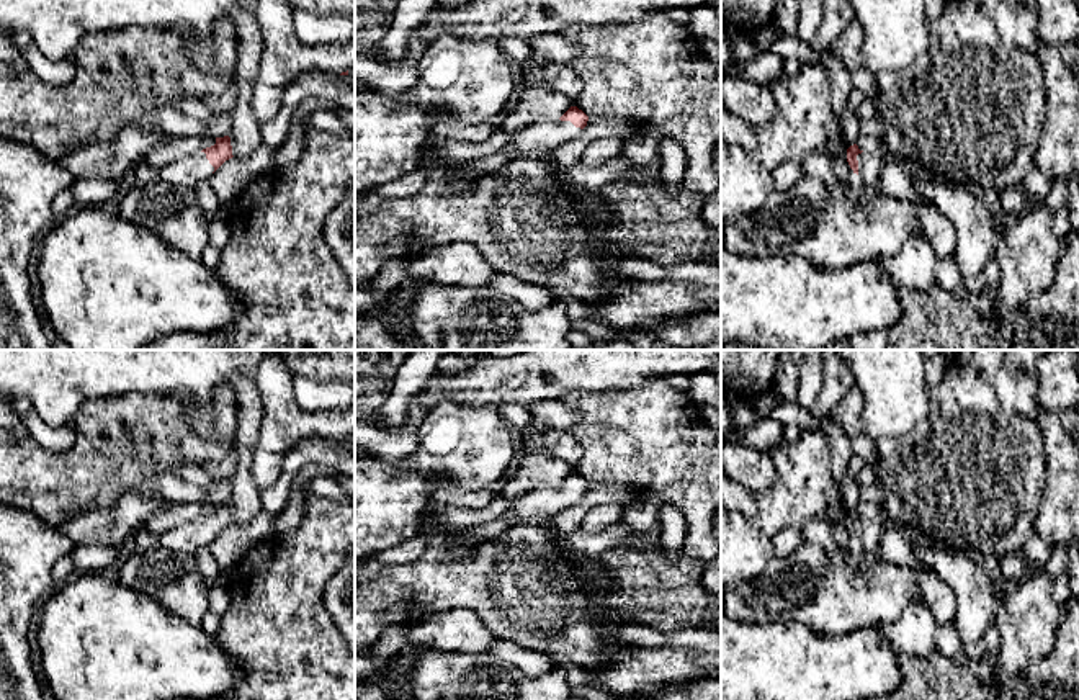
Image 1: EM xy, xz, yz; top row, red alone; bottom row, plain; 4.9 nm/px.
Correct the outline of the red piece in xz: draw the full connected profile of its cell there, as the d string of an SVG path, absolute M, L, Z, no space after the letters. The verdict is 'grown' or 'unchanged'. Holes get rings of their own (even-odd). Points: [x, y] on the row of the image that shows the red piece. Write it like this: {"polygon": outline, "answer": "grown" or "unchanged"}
{"polygon": "M571 106L559 119L548 119L528 124L497 154L471 160L463 165L450 180L458 191L484 173L494 173L518 155L541 157L554 147L577 137L587 126L589 116L577 106Z", "answer": "grown"}

